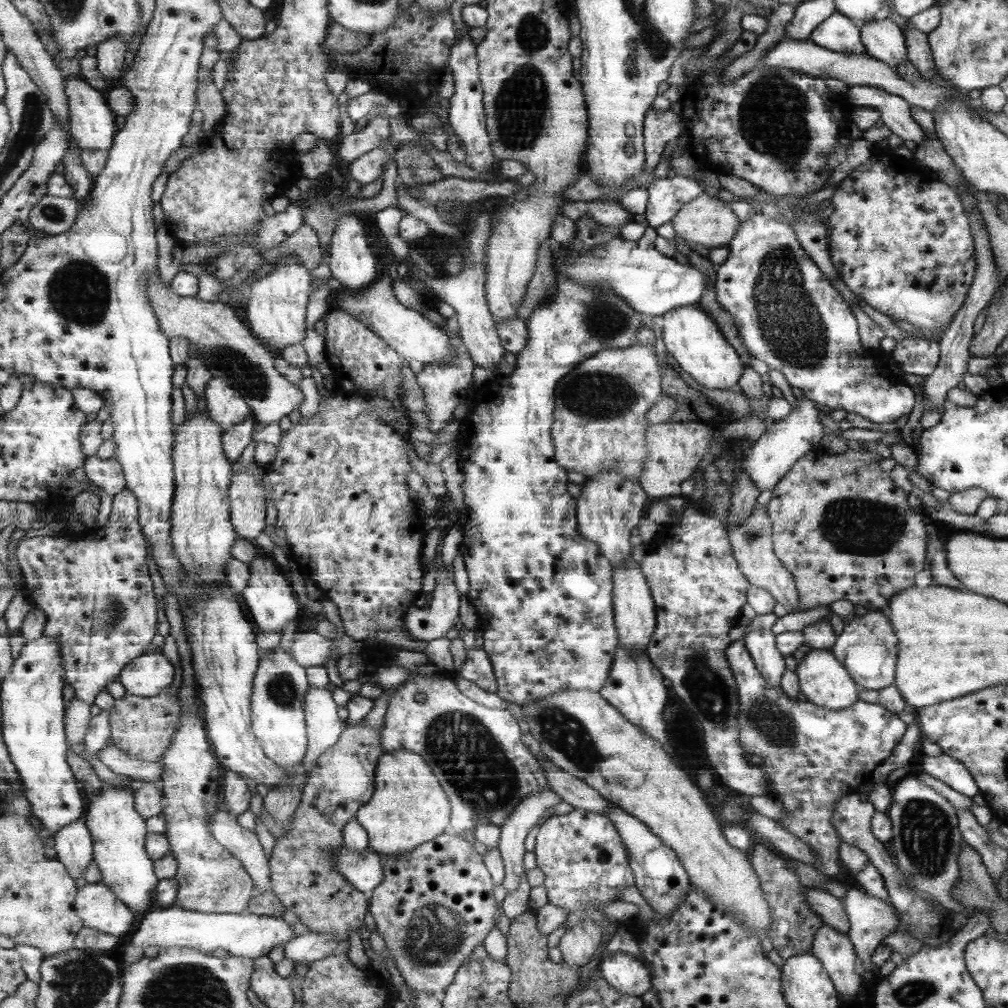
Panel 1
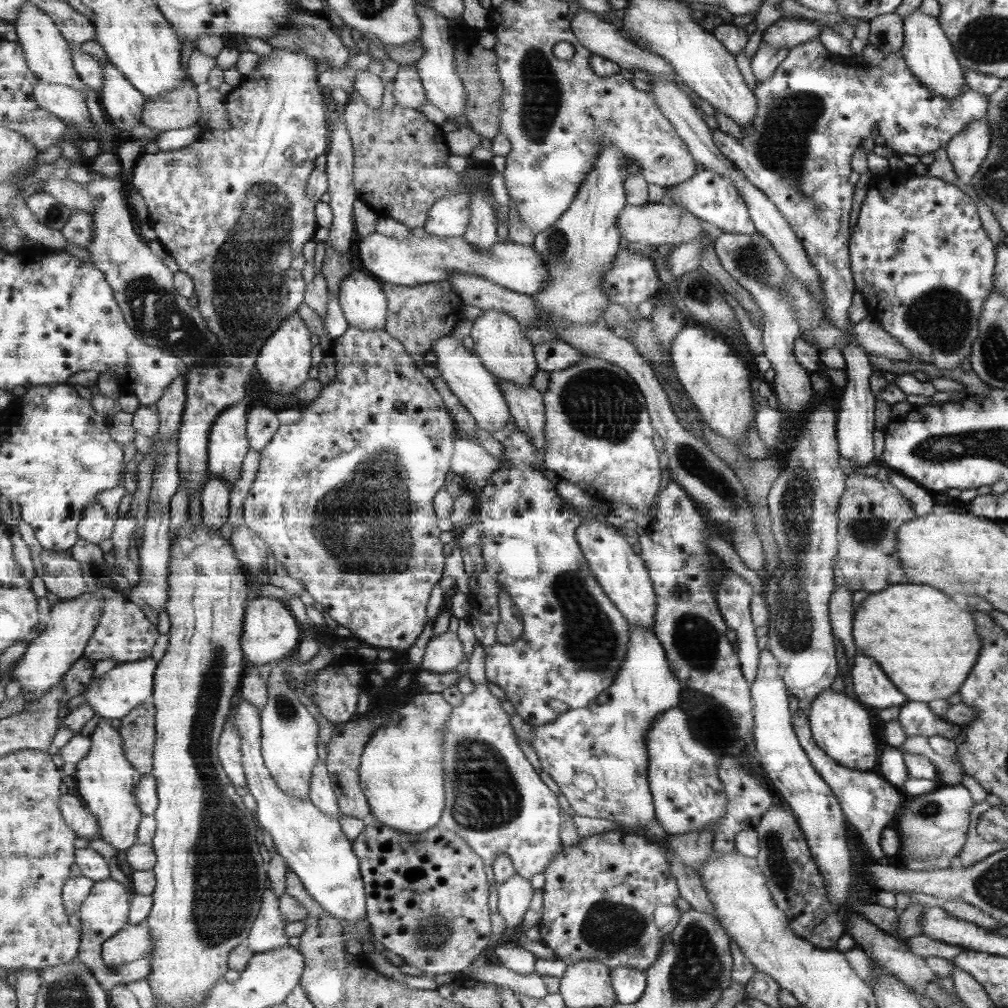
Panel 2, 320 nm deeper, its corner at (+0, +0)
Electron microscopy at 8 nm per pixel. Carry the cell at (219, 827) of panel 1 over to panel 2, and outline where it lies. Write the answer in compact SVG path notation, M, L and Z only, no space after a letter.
M269 879L269 888L264 896L264 903L261 907L260 913L258 914L256 924L253 927L252 933L247 940L246 945L254 952L254 953L267 953L273 952L278 948L283 948L289 944L289 937L287 934L287 927L285 924L285 918L282 910L280 909L280 899L273 892L272 886L270 886Z

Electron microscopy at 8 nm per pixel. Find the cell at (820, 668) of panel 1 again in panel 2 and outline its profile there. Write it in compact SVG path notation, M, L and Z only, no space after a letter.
M829 688L819 694L817 699L809 705L807 719L812 740L829 758L849 770L872 772L878 765L879 754L875 736L871 730L869 716L872 712L868 712L864 707L849 692L835 693Z

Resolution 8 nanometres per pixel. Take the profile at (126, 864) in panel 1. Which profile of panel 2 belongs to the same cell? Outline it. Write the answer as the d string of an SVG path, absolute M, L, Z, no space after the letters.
M101 718L91 735L91 754L76 764L78 794L88 810L97 816L103 840L116 848L117 852L127 852L136 845L141 820L145 816L136 797L136 788L142 774L129 762L120 731L111 726L110 720Z

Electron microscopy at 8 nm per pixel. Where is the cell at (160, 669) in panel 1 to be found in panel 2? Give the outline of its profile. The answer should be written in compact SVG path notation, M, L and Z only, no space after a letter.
M152 657L137 662L119 663L109 674L93 680L81 696L87 698L86 705L90 705L99 717L121 720L139 706L154 702L154 680L158 663Z

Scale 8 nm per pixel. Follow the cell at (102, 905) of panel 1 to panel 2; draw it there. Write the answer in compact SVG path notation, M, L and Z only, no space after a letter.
M114 879L100 880L93 885L92 893L85 900L79 914L82 928L82 943L78 960L91 969L92 973L99 979L101 986L104 986L108 993L115 986L119 986L119 984L145 979L150 974L150 956L135 960L135 962L130 962L114 970L107 967L103 959L104 942L120 933L129 924L129 910L132 905L132 902L129 902L130 895L131 893L125 889L125 886Z

